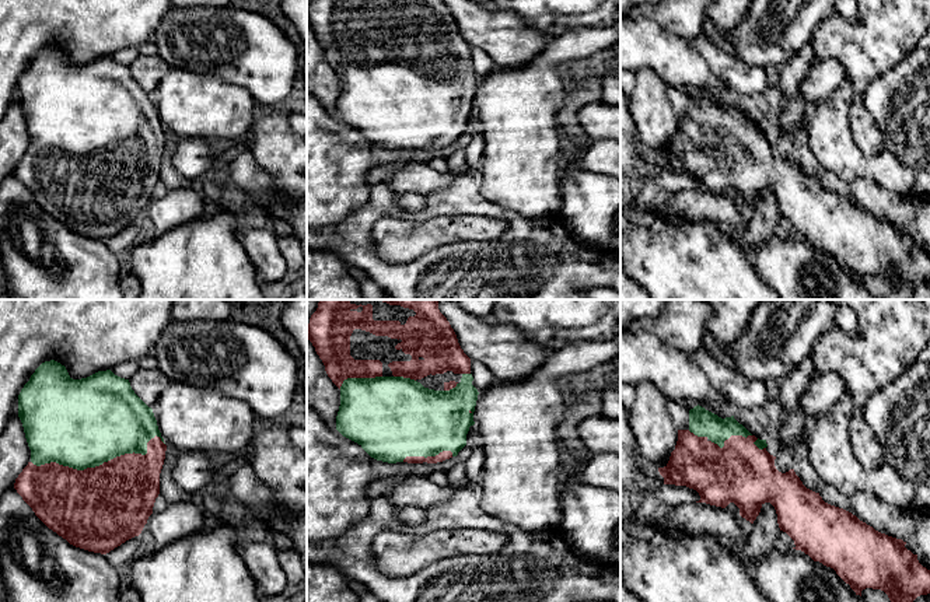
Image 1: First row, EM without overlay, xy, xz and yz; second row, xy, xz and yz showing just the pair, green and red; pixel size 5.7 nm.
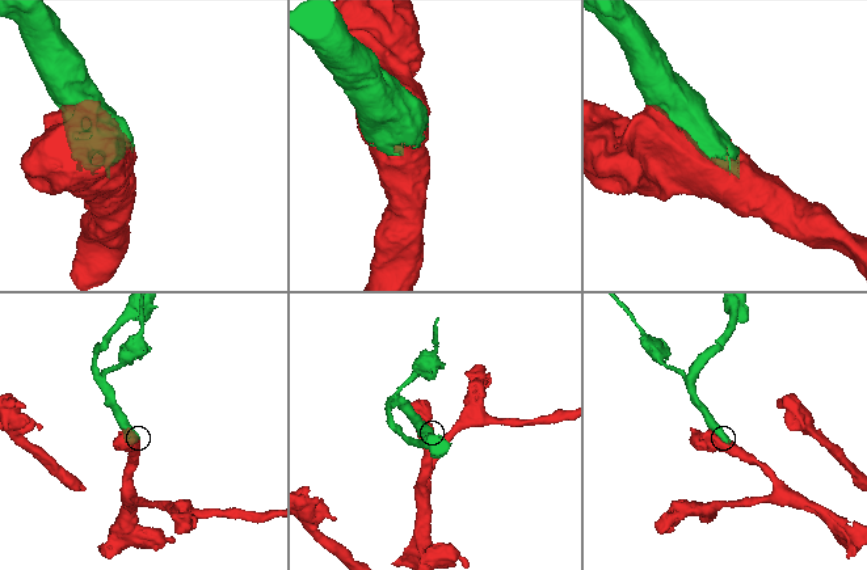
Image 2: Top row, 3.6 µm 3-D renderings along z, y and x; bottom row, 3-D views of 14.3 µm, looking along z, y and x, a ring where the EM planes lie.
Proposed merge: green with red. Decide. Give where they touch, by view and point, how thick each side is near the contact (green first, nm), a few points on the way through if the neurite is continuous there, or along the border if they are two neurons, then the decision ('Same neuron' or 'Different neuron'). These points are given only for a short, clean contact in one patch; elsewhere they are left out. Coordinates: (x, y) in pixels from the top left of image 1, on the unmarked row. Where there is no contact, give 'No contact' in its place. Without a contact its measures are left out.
Touches green at xy (101, 150). Thickness 500 nm (green) against 480 nm. Same neuron

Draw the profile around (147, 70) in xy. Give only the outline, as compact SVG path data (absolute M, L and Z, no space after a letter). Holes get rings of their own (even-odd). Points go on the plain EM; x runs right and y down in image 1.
M157 53L150 56L139 55L129 69L134 80L151 95L171 70Z

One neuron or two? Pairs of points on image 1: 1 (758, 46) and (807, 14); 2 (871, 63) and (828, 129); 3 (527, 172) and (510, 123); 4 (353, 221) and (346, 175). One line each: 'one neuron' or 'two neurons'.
1: one neuron
2: two neurons
3: one neuron
4: two neurons

